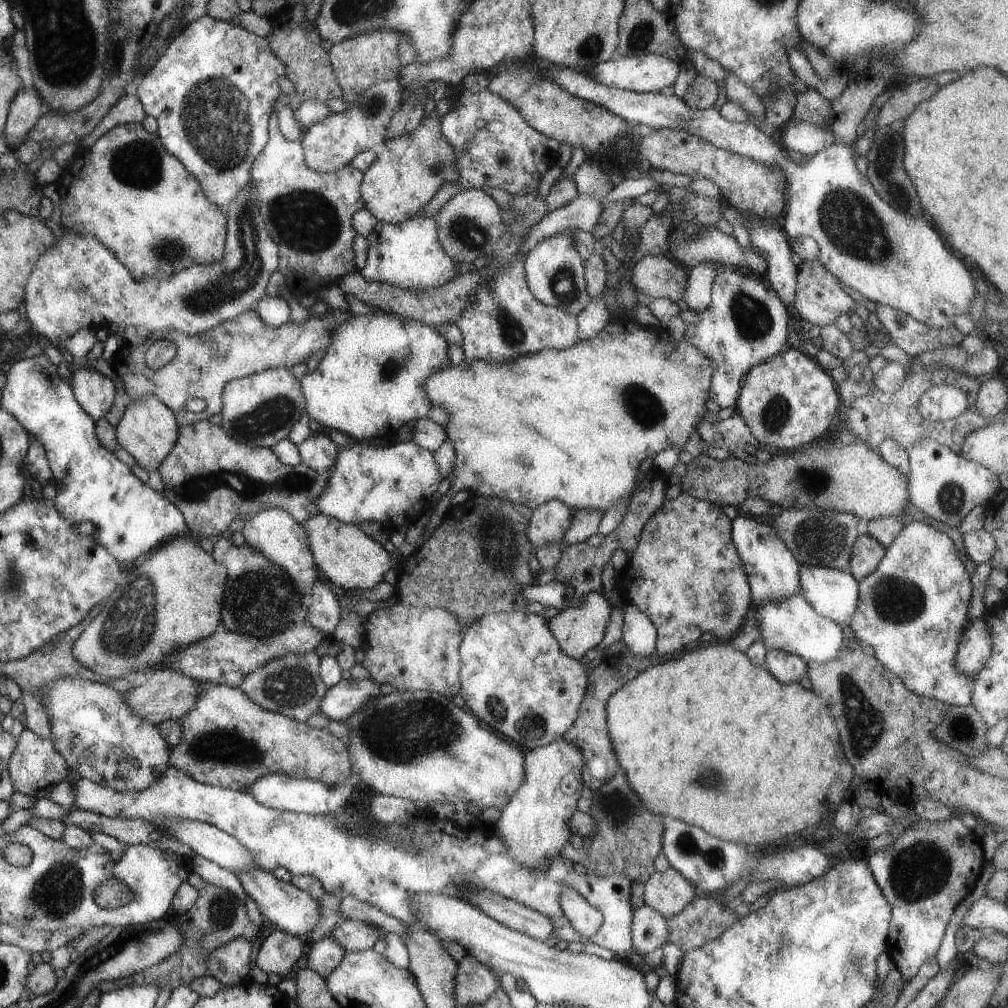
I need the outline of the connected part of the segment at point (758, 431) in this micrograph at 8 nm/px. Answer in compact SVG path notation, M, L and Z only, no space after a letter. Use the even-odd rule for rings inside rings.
M788 348L747 372L734 407L758 443L791 452L818 440L831 426L840 398L835 382L814 357Z

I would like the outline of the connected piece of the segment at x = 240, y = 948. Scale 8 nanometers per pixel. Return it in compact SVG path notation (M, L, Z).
M233 938L219 946L205 958L207 972L223 986L246 982L251 964L251 945L251 941L245 938Z

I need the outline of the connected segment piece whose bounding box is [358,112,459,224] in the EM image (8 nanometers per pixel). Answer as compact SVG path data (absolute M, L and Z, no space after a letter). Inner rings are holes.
M432 112L421 117L417 128L383 141L383 150L375 155L371 166L362 172L359 194L365 210L377 222L399 224L422 213L422 208L443 182L456 182L459 172L451 144L439 132L440 117Z

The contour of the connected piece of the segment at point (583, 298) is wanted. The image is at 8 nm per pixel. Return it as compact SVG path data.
M571 231L553 234L537 242L535 248L529 250L529 254L523 260L523 274L525 274L525 284L533 294L533 298L545 306L553 306L557 310L576 316L590 301L585 292L583 260L573 248Z

